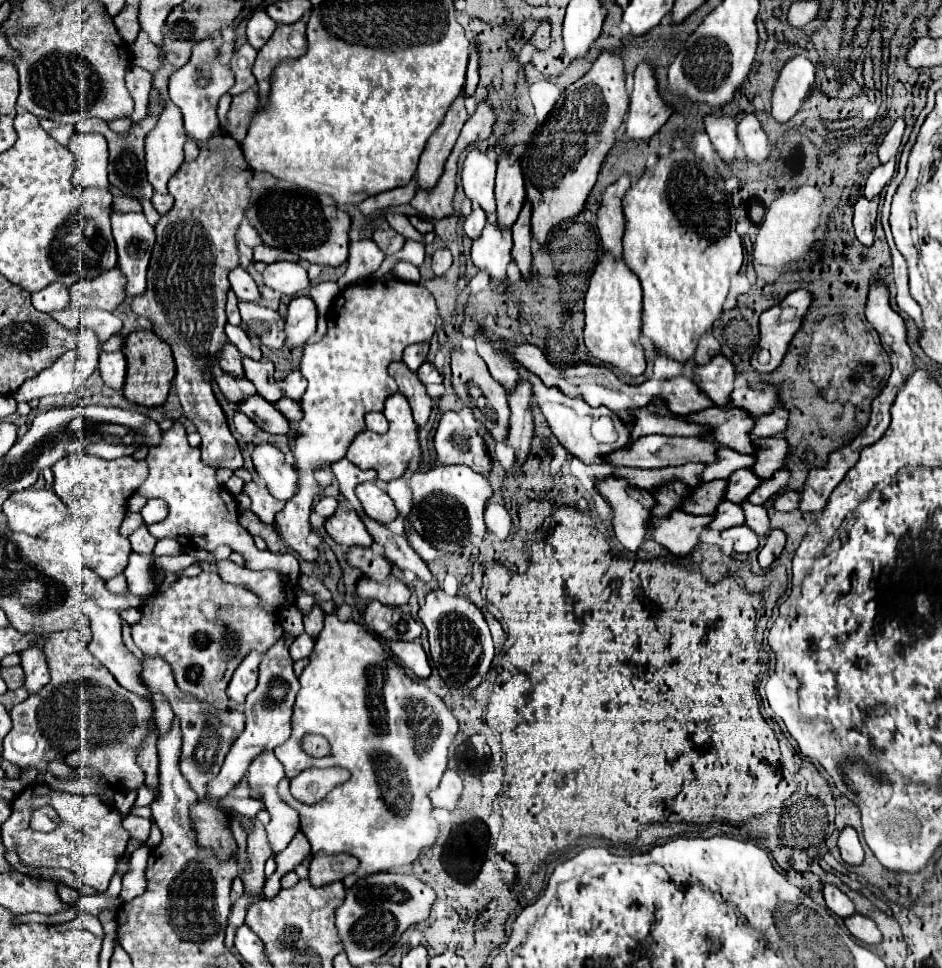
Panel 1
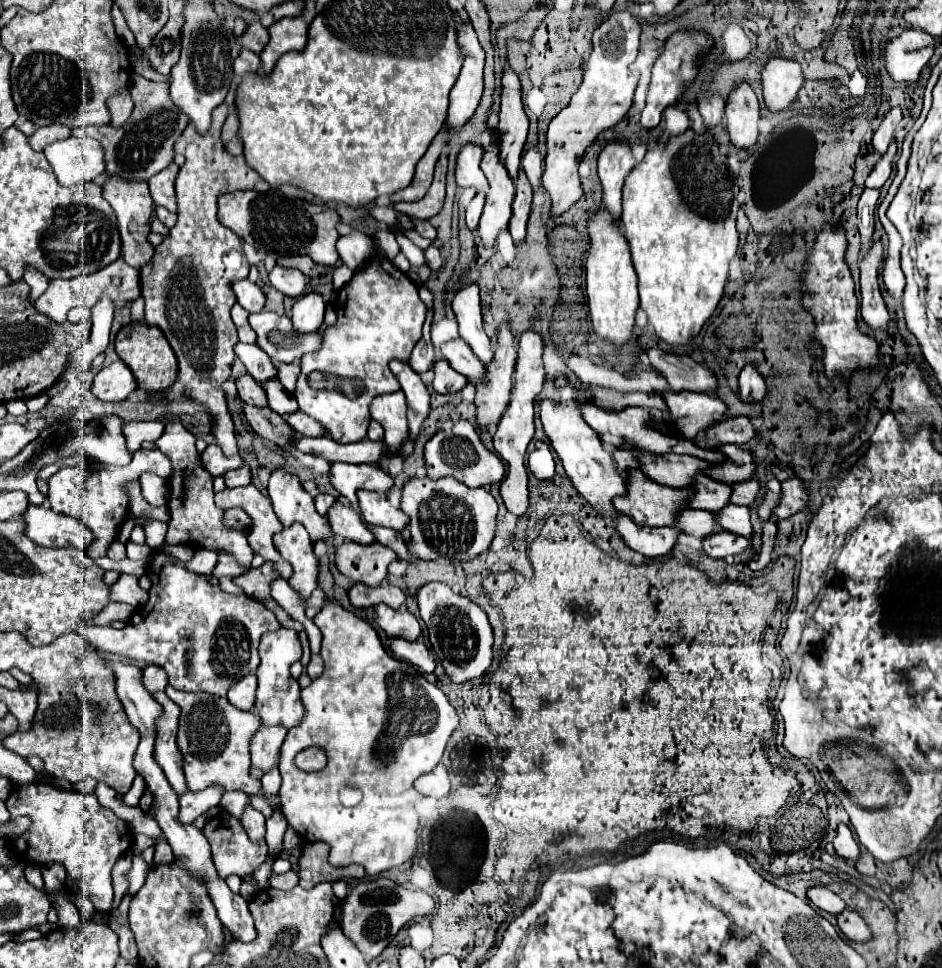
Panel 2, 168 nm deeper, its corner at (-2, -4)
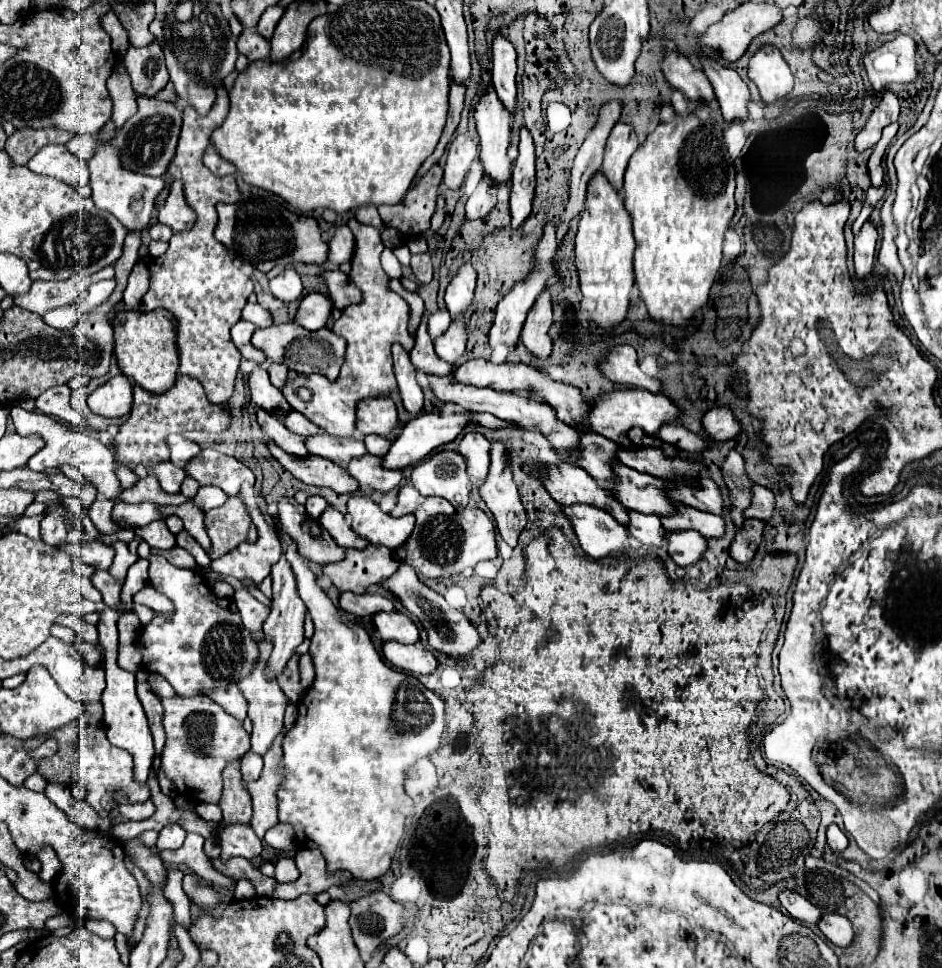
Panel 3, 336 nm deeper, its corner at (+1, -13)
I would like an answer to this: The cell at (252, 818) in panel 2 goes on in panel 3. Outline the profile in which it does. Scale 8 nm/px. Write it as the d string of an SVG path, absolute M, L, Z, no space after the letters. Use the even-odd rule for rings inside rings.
M238 761L224 769L224 795L220 801L220 809L226 823L250 825L252 821L252 801L246 793Z

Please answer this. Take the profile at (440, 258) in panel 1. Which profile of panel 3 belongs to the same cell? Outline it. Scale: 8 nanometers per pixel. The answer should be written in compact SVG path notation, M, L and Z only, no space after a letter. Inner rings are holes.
M424 253L424 255L412 255L412 271L416 275L416 279L420 283L430 283L432 281L432 261L430 261L430 255Z

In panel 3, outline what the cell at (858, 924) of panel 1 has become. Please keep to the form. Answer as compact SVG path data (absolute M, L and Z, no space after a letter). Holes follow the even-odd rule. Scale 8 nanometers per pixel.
M826 913L818 921L818 927L826 935L826 939L830 943L834 943L836 947L848 947L854 941L854 929L852 929L850 921L842 915Z

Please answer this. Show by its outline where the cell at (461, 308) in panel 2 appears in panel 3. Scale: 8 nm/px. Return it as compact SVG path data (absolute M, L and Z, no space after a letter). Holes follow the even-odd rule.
M466 263L456 277L450 281L446 289L446 307L450 311L450 317L456 321L464 315L464 311L472 305L474 299L474 287L476 287L476 271L470 263Z

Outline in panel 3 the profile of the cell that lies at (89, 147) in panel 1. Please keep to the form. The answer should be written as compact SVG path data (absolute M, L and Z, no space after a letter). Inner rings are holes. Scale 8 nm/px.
M66 145L42 147L28 161L28 169L38 175L46 175L46 177L54 177L58 181L64 181L70 187L88 183L88 165L82 159L74 157L66 149Z

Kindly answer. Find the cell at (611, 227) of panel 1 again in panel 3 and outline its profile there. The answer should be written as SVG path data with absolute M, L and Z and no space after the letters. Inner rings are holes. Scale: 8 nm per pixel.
M616 123L604 149L604 161L602 161L602 175L614 185L618 193L622 193L622 179L626 165L634 151L638 149L636 133L626 123Z

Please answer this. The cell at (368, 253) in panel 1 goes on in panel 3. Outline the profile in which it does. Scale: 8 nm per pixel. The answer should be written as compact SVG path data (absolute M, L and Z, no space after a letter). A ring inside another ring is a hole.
M340 227L330 241L328 259L336 265L342 265L342 263L348 263L352 255L354 255L354 235L348 227Z

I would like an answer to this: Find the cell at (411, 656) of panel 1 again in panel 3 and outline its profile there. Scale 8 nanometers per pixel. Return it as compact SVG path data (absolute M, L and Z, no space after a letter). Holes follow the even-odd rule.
M388 641L382 645L382 653L396 669L410 675L428 675L438 667L434 653L424 649L422 643L402 645L396 641Z

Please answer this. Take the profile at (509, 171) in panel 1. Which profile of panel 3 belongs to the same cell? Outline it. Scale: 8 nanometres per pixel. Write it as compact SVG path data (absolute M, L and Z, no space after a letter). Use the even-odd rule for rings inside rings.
M496 35L492 43L492 85L502 105L514 115L516 111L516 51L510 41Z

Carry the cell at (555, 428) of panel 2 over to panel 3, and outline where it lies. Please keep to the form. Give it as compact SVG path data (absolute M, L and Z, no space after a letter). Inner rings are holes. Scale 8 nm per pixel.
M428 377L430 383L434 385L434 393L440 401L444 403L454 403L464 407L466 411L476 411L476 413L492 413L498 419L510 421L510 423L518 423L528 431L536 431L542 433L548 443L554 449L566 449L568 455L572 457L582 457L578 445L580 445L580 433L576 429L570 429L566 423L562 423L556 417L556 411L550 409L548 403L542 403L534 397L524 397L518 393L506 393L506 391L494 391L494 389L480 389L480 387L472 387L472 385L462 385L462 383L454 383L450 381L450 377Z

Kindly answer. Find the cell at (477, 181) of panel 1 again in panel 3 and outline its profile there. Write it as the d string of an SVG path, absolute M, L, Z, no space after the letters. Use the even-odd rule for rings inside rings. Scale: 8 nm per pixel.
M456 135L448 147L444 185L448 189L460 189L474 159L476 159L476 143L468 135Z

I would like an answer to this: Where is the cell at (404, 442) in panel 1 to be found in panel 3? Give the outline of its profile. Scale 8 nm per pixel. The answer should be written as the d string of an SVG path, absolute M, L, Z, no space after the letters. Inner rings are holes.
M374 397L366 399L358 407L358 421L356 429L362 435L388 435L398 427L398 411L390 397Z

